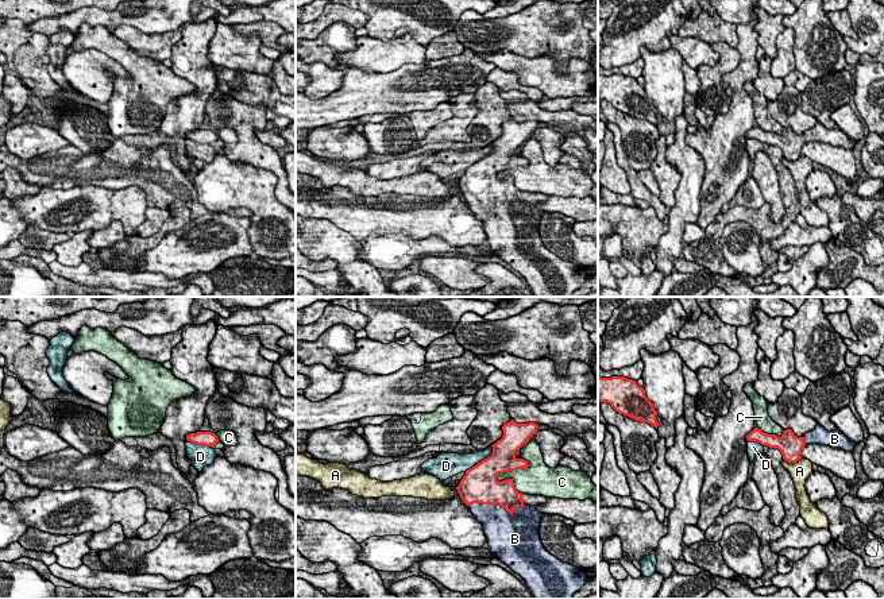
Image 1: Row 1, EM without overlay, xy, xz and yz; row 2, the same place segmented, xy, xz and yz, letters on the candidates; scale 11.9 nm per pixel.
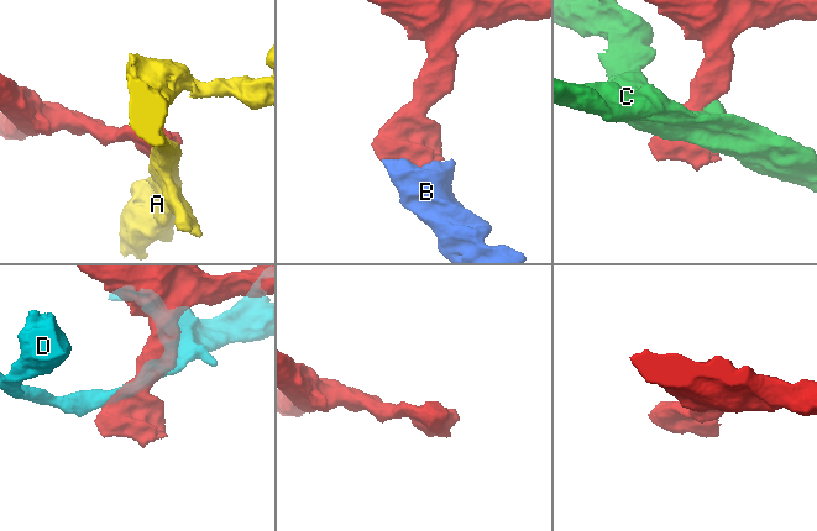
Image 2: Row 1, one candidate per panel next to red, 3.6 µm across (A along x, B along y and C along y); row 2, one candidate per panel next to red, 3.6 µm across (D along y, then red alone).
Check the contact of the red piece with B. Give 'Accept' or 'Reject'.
Accept

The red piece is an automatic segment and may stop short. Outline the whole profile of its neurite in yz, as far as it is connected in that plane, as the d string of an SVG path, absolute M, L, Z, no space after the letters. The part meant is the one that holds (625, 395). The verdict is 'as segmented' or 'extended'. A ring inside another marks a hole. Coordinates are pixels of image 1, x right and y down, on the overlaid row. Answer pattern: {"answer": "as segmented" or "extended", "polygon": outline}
{"answer": "as segmented", "polygon": "M598 376L598 401L607 402L619 414L648 422L657 429L657 411L636 380L624 376Z"}

